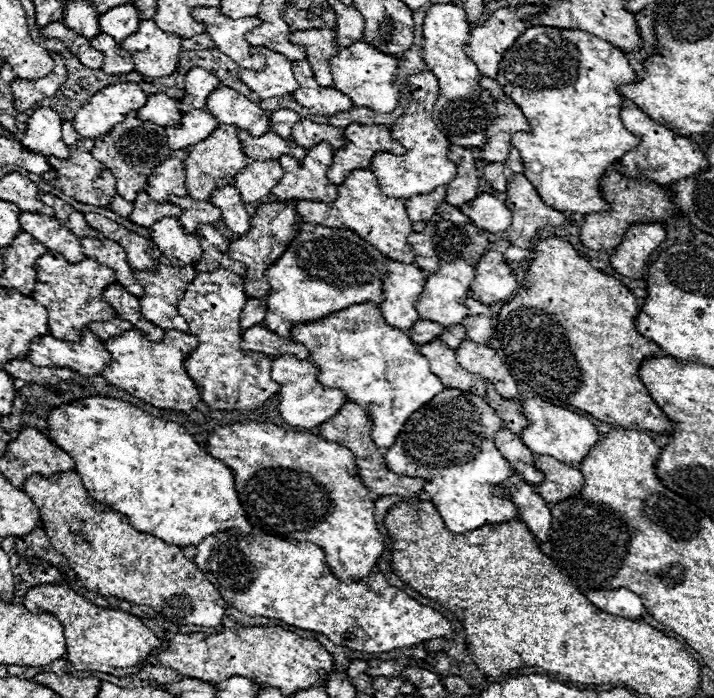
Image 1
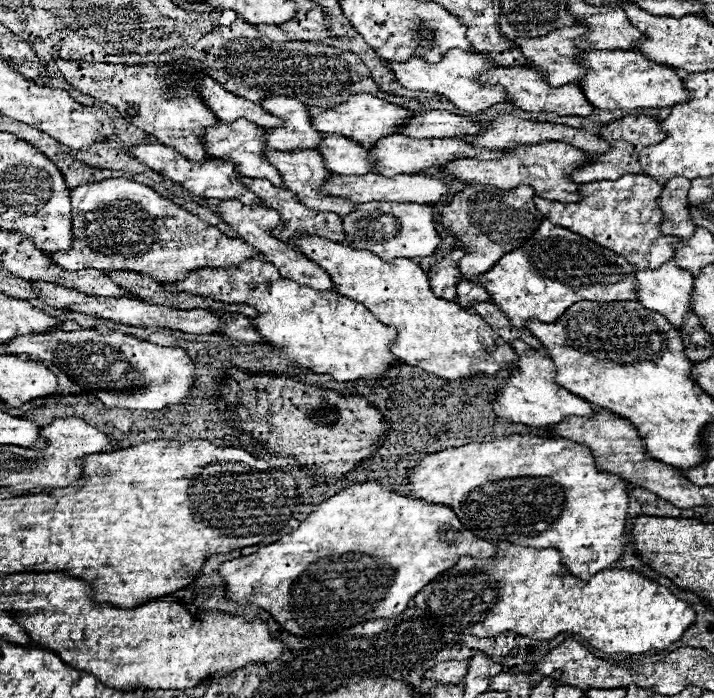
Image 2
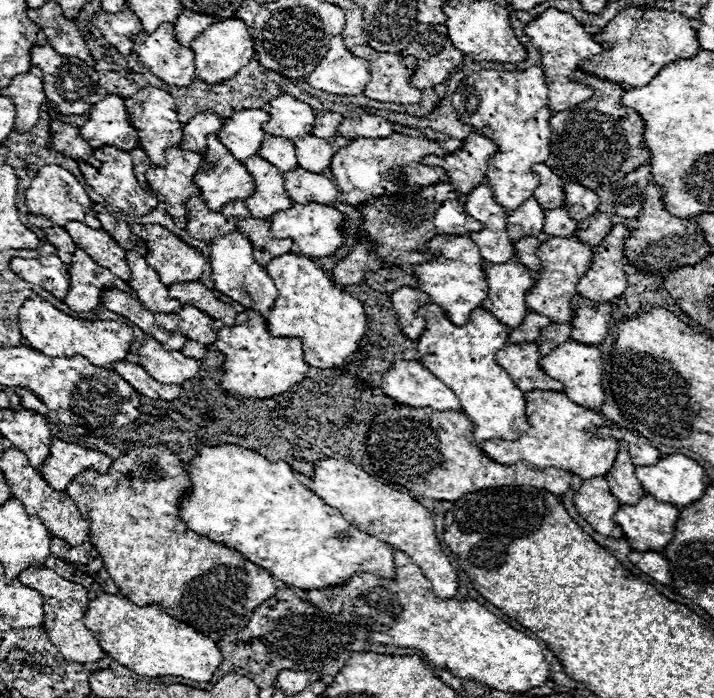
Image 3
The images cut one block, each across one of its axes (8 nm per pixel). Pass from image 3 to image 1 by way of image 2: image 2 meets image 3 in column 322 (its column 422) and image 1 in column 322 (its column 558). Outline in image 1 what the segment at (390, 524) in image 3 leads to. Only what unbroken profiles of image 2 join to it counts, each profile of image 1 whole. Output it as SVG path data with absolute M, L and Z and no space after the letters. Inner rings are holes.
M270 422L216 426L206 452L234 472L234 484L248 522L282 540L306 540L320 546L338 580L366 578L384 550L374 522L374 500L362 484L348 448L314 434L286 432Z

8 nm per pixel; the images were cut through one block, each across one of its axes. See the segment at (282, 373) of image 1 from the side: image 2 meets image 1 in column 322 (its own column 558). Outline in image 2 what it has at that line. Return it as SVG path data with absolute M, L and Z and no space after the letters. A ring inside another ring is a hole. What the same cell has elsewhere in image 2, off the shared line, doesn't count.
M512 340L510 346L516 352L518 362L512 366L506 384L494 396L492 408L498 416L508 418L516 424L544 428L544 426L558 424L566 416L592 416L592 414L598 412L592 404L584 402L582 398L570 394L566 388L556 384L556 380L554 380L556 368L554 368L550 358L546 358L544 354L528 348L528 344L524 344L522 340Z

